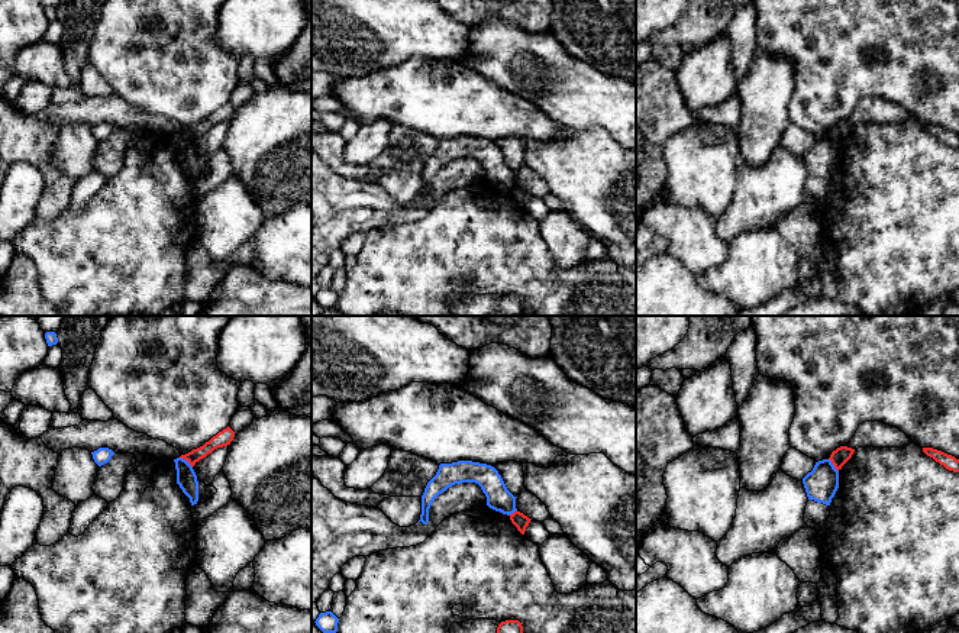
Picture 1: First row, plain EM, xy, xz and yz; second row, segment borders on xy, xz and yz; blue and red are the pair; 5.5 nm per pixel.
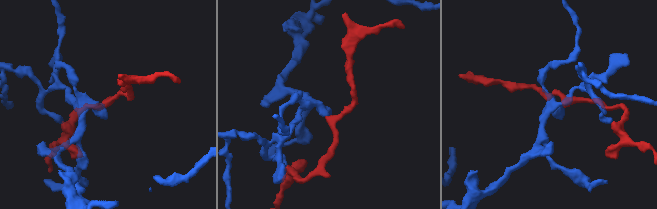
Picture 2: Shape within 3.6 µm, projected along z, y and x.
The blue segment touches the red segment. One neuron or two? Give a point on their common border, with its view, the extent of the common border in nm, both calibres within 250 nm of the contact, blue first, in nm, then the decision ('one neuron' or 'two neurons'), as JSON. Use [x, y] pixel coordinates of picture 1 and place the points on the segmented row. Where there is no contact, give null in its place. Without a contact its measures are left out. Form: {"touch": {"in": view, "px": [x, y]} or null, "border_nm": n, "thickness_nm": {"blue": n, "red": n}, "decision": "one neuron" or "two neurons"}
{"touch": {"in": "xy", "px": [186, 461]}, "border_nm": 90, "thickness_nm": {"blue": 110, "red": 90}, "decision": "two neurons"}

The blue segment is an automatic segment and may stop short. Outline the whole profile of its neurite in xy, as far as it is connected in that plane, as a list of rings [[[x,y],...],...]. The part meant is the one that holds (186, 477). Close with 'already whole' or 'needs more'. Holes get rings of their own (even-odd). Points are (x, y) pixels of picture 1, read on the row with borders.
[[[183,458],[174,459],[177,469],[177,484],[190,498],[191,506],[198,501],[198,481],[193,466]]] | already whole

